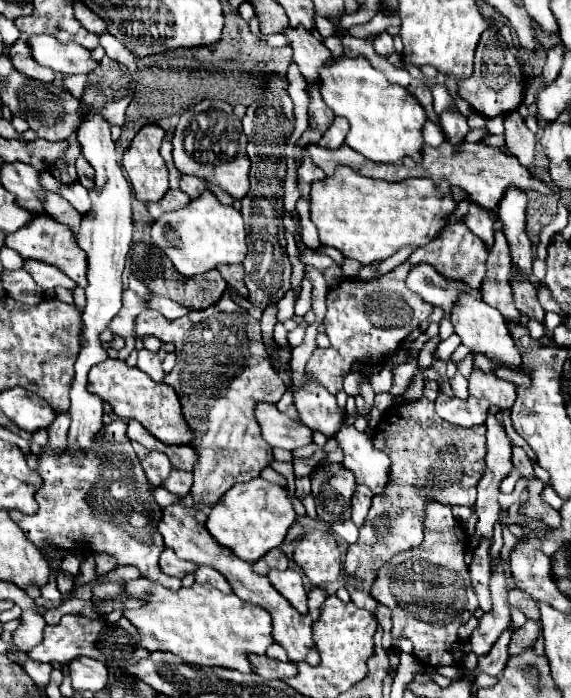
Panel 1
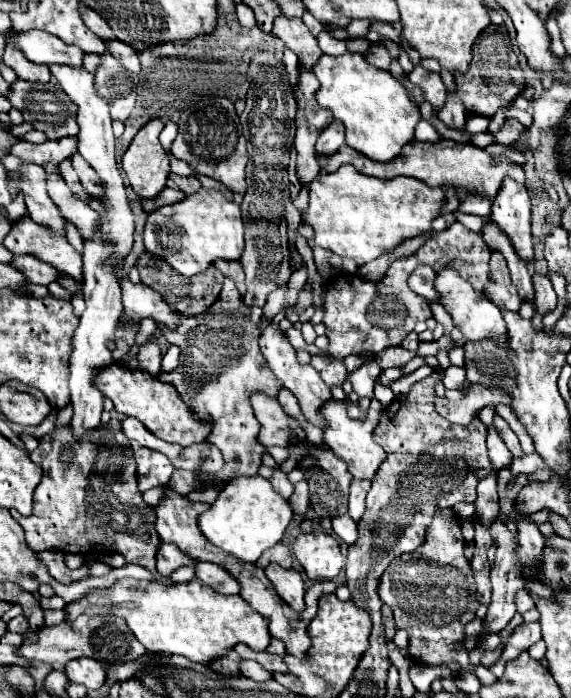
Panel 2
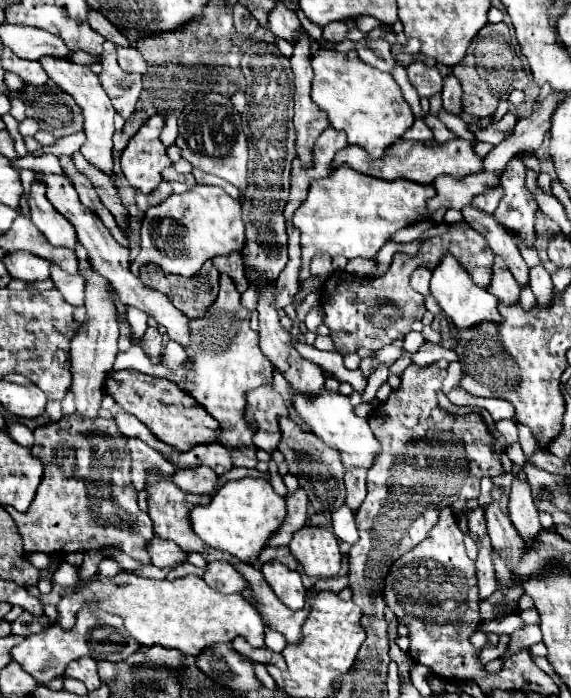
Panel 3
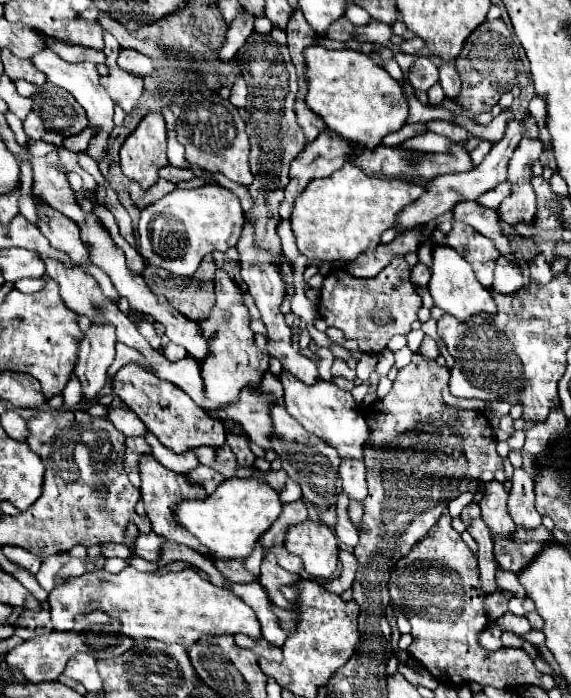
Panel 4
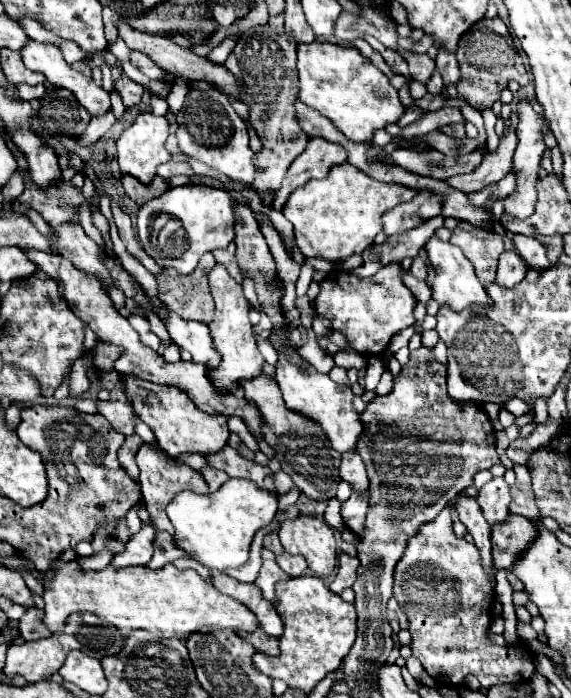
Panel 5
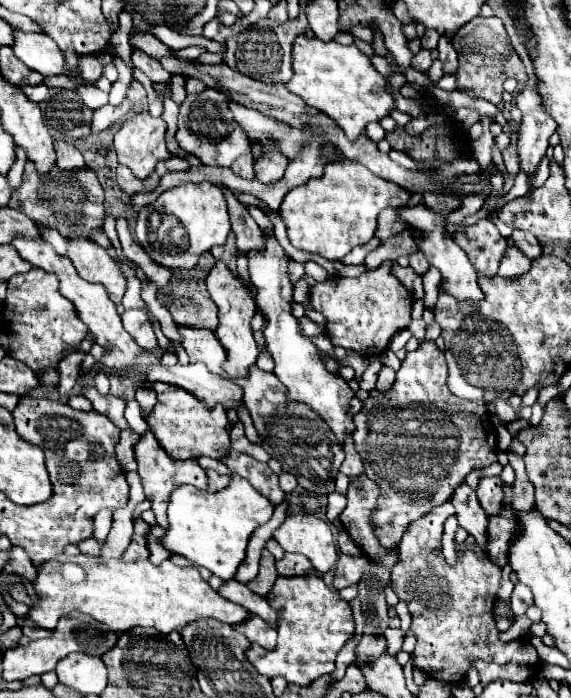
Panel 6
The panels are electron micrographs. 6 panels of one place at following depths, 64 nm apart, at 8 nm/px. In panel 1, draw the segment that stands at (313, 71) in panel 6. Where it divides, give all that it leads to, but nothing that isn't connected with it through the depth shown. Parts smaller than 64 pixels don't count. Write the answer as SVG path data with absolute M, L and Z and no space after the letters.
M340 56L320 68L322 100L336 116L350 122L346 144L372 162L396 162L402 156L420 158L422 136L420 128L426 122L426 112L418 100L402 86L390 84L382 70L376 70L364 56Z

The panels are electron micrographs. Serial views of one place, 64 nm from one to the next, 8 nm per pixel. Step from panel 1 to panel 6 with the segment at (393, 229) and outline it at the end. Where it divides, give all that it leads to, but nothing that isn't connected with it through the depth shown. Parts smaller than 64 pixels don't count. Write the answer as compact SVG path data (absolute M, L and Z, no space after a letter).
M340 160L340 162L328 164L324 168L324 176L312 178L312 180L308 180L308 184L292 188L282 200L280 216L286 224L288 240L294 248L304 250L304 252L320 254L328 260L342 260L354 246L366 244L372 238L372 234L376 230L376 218L384 208L390 206L392 198L400 198L400 206L404 206L410 200L410 192L406 192L404 188L400 188L392 182L386 182L386 180L378 178L376 174L372 174L362 164L354 164L350 160Z

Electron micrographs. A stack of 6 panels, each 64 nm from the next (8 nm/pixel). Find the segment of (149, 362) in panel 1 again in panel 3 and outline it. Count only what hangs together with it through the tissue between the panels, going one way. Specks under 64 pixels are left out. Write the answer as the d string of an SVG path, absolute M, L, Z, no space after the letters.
M146 328L146 334L142 336L142 346L144 346L144 352L146 352L146 356L156 364L158 362L158 358L162 356L160 352L162 352L162 336L160 336L160 332L156 330L156 328Z

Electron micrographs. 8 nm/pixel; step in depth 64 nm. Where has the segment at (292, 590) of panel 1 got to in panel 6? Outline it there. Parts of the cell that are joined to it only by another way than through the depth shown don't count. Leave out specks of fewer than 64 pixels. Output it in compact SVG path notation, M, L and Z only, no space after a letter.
M264 548L264 552L262 552L262 560L260 560L258 576L256 576L254 580L246 582L246 586L248 586L252 592L256 592L256 594L266 596L266 592L272 588L276 576L278 576L278 572L276 572L276 568L274 568L274 556Z

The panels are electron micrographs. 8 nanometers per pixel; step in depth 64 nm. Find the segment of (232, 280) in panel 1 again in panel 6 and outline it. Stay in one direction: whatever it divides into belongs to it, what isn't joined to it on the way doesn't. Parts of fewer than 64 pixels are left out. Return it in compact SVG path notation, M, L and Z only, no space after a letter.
M232 234L228 236L224 246L216 246L210 252L212 252L212 256L216 260L224 260L230 270L236 270L236 244L234 244L234 236Z

